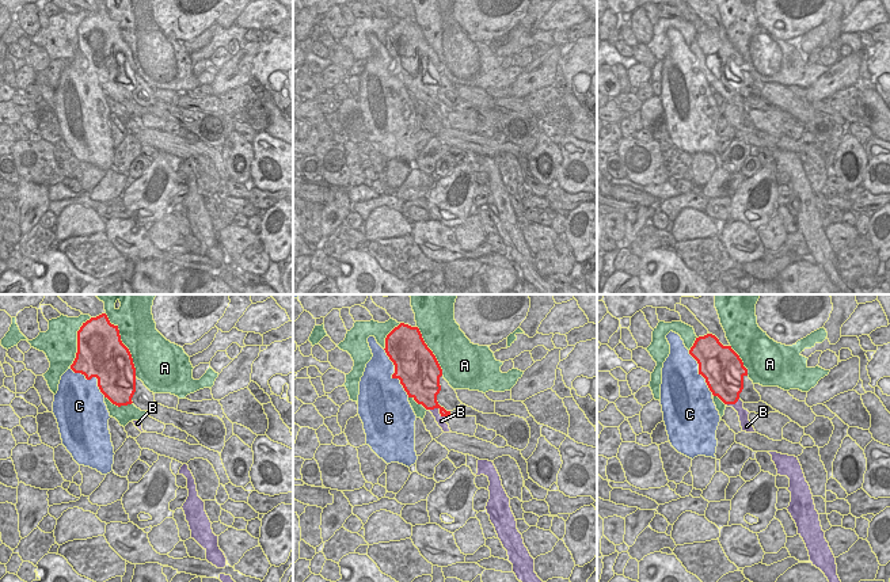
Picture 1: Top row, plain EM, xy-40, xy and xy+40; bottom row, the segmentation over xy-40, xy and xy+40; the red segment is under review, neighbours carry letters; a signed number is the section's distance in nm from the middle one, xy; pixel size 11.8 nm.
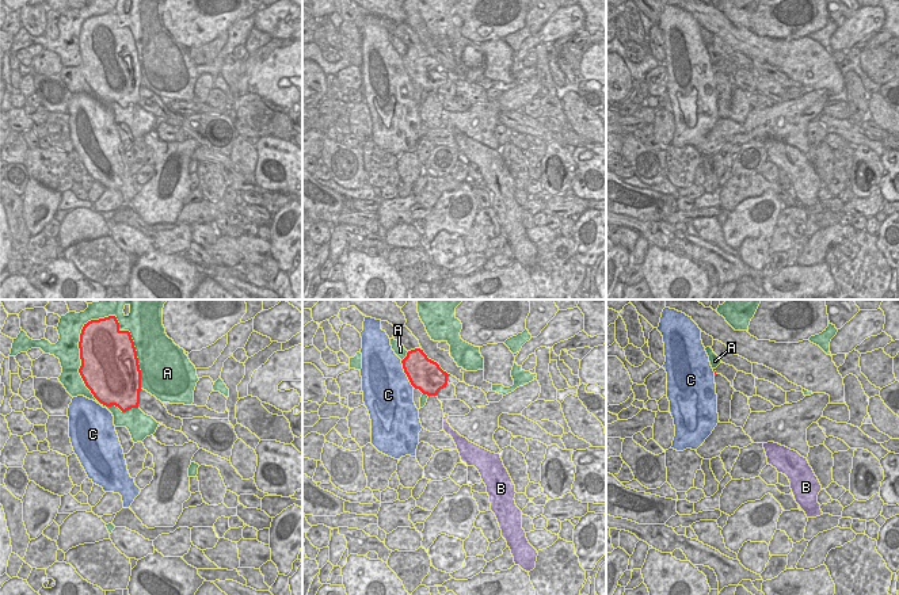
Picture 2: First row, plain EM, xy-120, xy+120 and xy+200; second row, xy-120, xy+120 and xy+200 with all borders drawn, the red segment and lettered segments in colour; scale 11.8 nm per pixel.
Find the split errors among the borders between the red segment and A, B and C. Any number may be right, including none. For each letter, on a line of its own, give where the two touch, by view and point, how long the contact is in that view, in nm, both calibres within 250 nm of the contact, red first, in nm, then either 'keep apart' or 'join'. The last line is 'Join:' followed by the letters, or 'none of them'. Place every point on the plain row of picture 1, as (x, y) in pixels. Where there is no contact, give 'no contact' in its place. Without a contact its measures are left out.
A: contact xy-40 (124, 41); length 850 nm; calibres 500 and 440 nm; keep apart
B: contact xy (440, 106); length 260 nm; calibres 260 and 120 nm; join
C: contact xy (392, 71); length 650 nm; calibres 420 and 460 nm; keep apart
Join: B

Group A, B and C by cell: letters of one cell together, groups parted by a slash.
A / B / C

